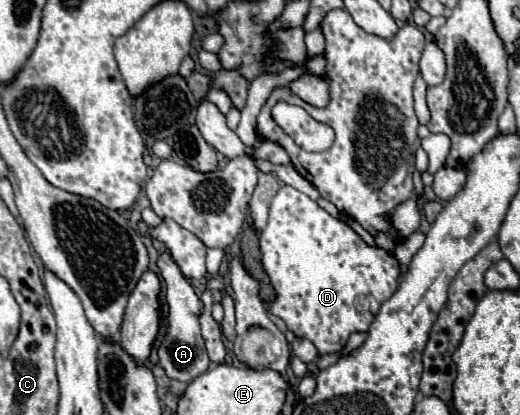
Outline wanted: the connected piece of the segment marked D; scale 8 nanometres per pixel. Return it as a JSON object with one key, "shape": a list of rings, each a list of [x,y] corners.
{"shape":[[[286,184],[270,204],[260,252],[262,266],[278,294],[270,312],[282,318],[290,332],[308,338],[320,356],[338,352],[352,332],[366,332],[382,302],[398,288],[400,270],[392,254],[366,246],[352,228]]]}

